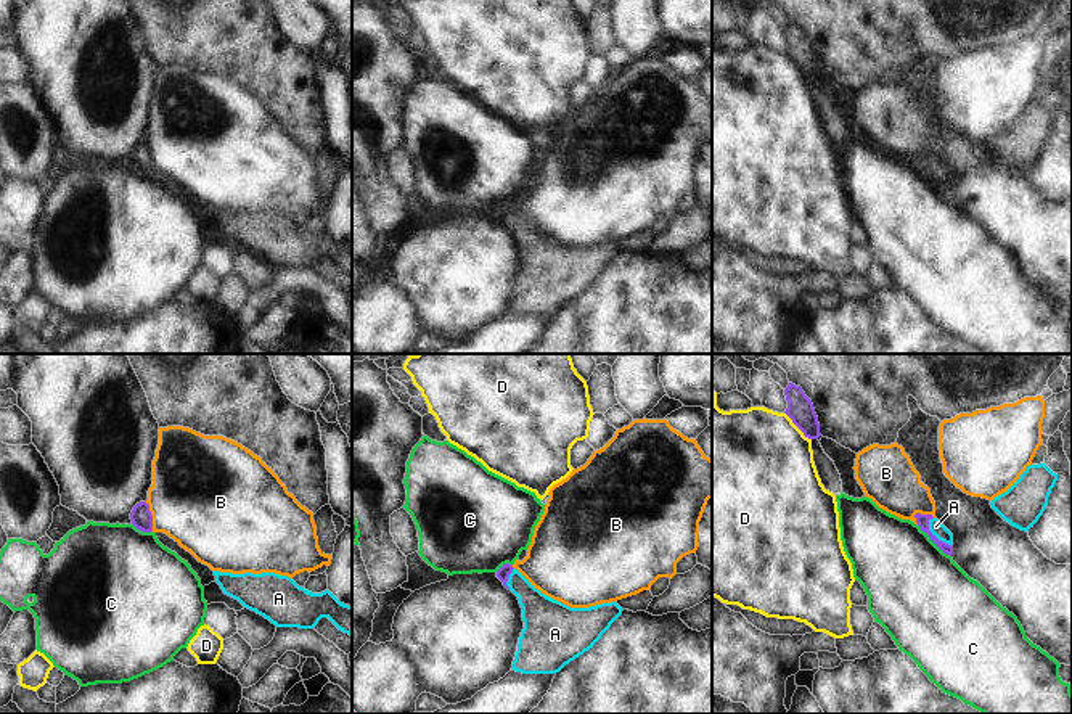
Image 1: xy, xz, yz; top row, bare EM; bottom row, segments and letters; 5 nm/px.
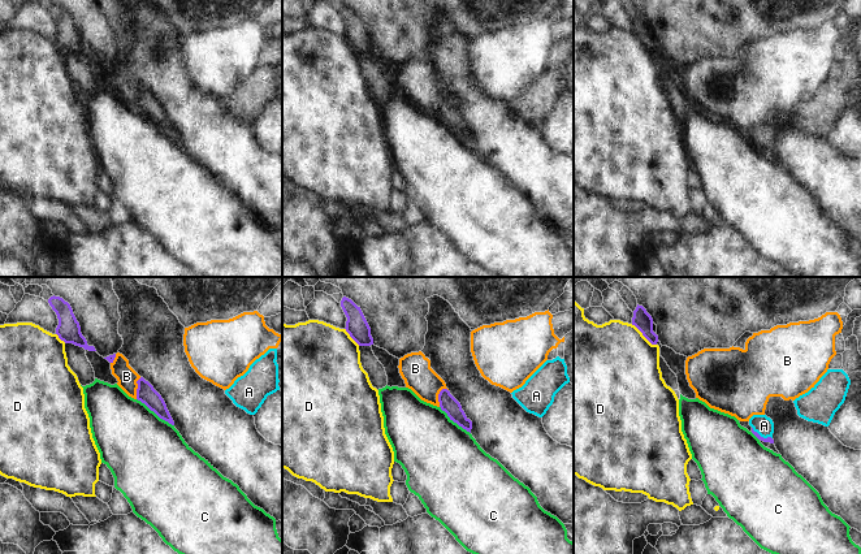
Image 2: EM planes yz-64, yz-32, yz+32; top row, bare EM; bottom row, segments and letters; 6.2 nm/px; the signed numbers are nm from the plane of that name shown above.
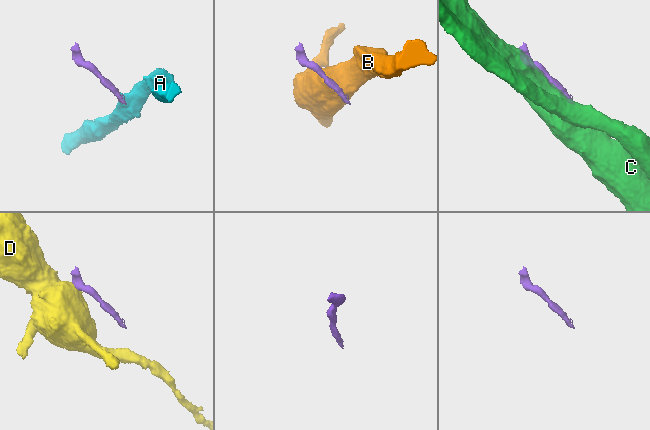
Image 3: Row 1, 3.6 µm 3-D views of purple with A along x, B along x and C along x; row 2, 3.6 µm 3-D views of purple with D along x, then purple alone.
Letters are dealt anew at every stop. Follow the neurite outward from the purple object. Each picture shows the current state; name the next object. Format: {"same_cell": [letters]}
{"same_cell": ["A"]}

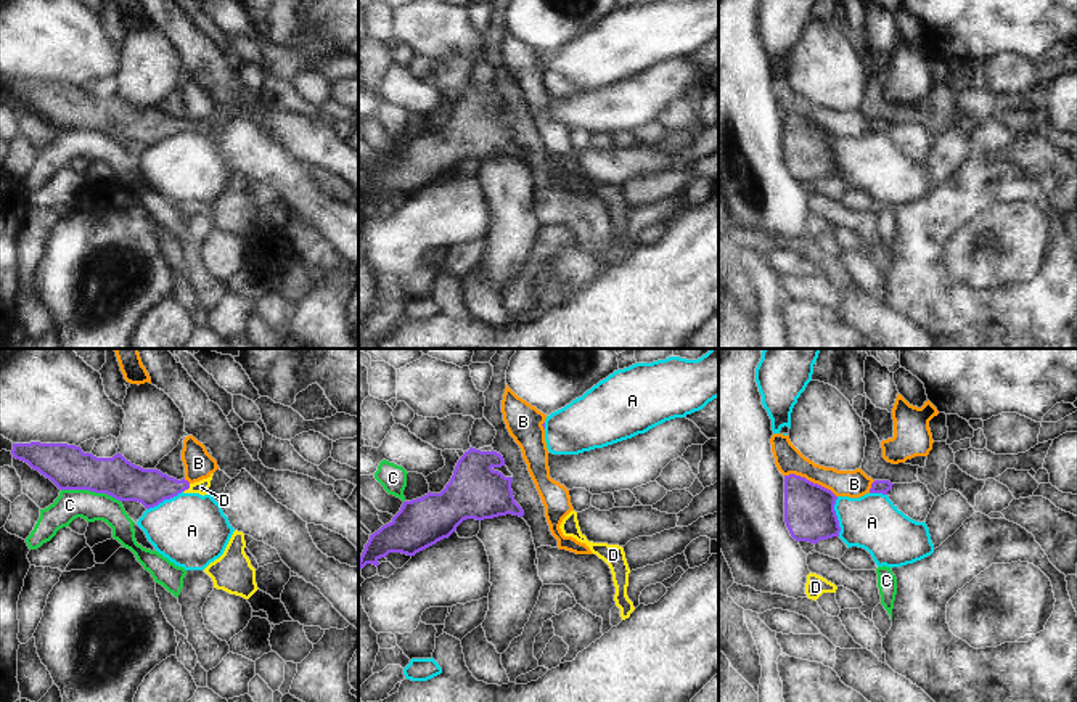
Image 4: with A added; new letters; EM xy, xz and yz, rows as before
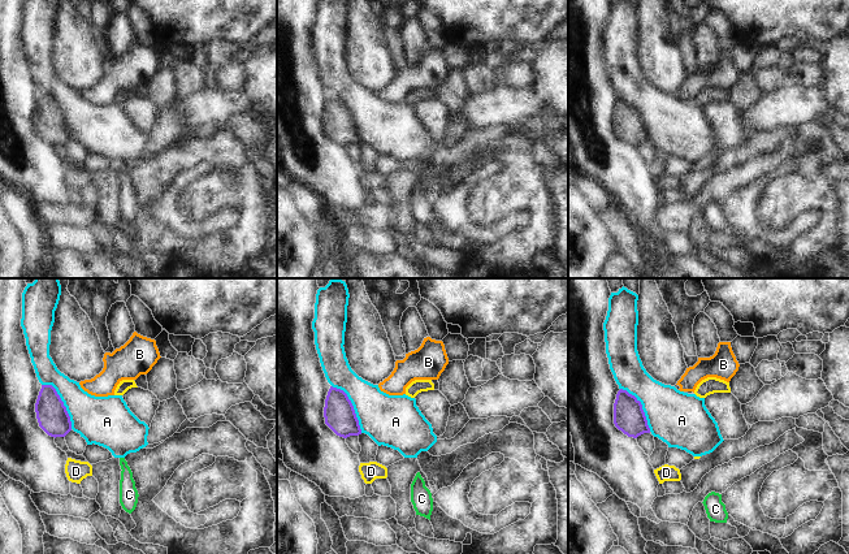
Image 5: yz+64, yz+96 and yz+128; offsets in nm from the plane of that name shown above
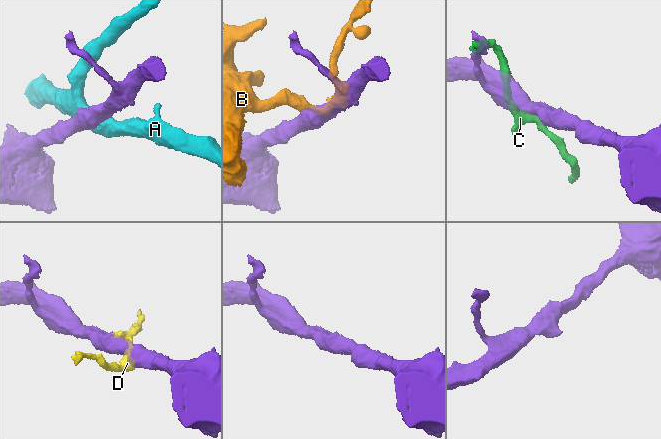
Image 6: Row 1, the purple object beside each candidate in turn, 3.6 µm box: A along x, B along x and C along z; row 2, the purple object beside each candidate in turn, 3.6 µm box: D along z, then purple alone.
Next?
{"same_cell": ["D"]}

